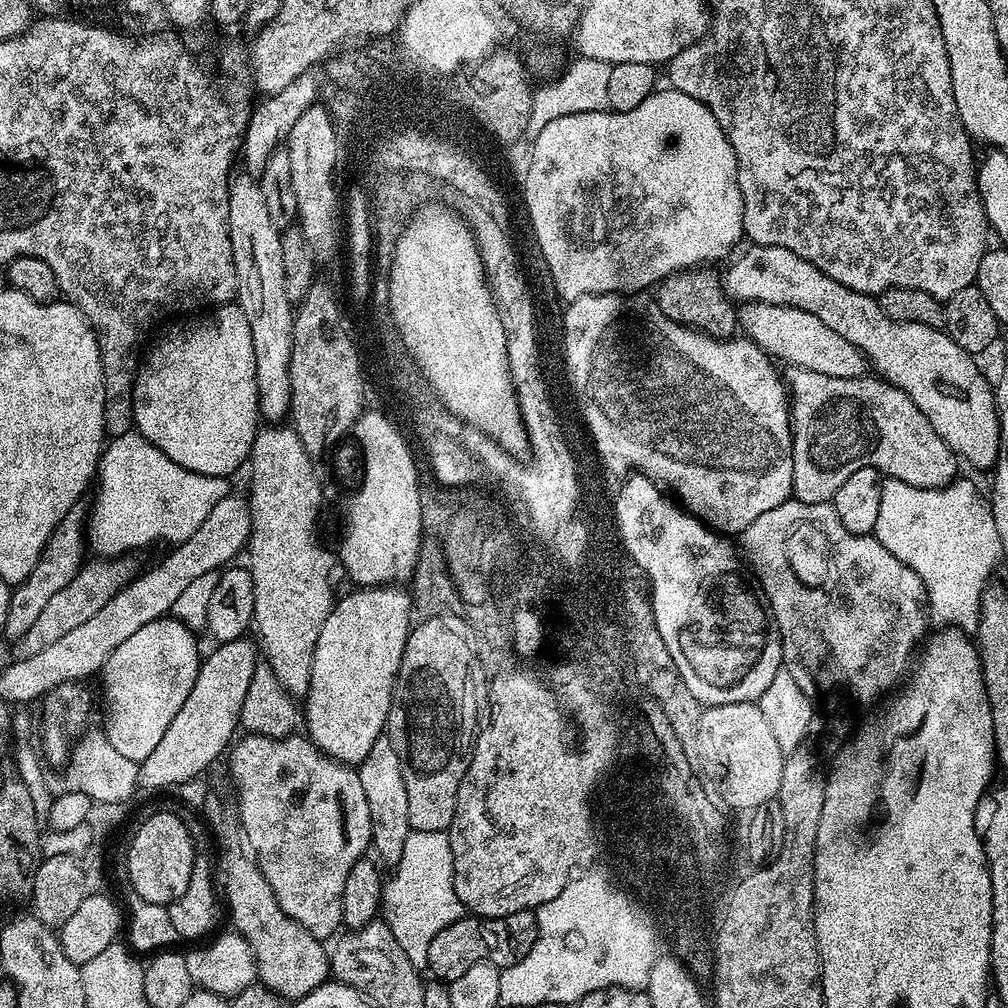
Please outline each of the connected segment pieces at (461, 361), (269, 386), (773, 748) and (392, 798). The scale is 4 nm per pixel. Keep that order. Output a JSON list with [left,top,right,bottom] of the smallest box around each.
[[386,213,528,452],[228,174,294,422],[697,703,786,810],[358,734,410,866]]

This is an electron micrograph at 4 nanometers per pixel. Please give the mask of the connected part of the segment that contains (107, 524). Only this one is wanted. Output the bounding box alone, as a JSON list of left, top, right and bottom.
[90,430,230,558]

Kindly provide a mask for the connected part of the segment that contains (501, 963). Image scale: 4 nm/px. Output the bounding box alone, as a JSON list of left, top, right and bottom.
[427,910,536,982]

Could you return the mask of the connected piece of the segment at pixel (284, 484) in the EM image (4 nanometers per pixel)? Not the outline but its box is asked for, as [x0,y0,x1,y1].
[246,426,334,698]

